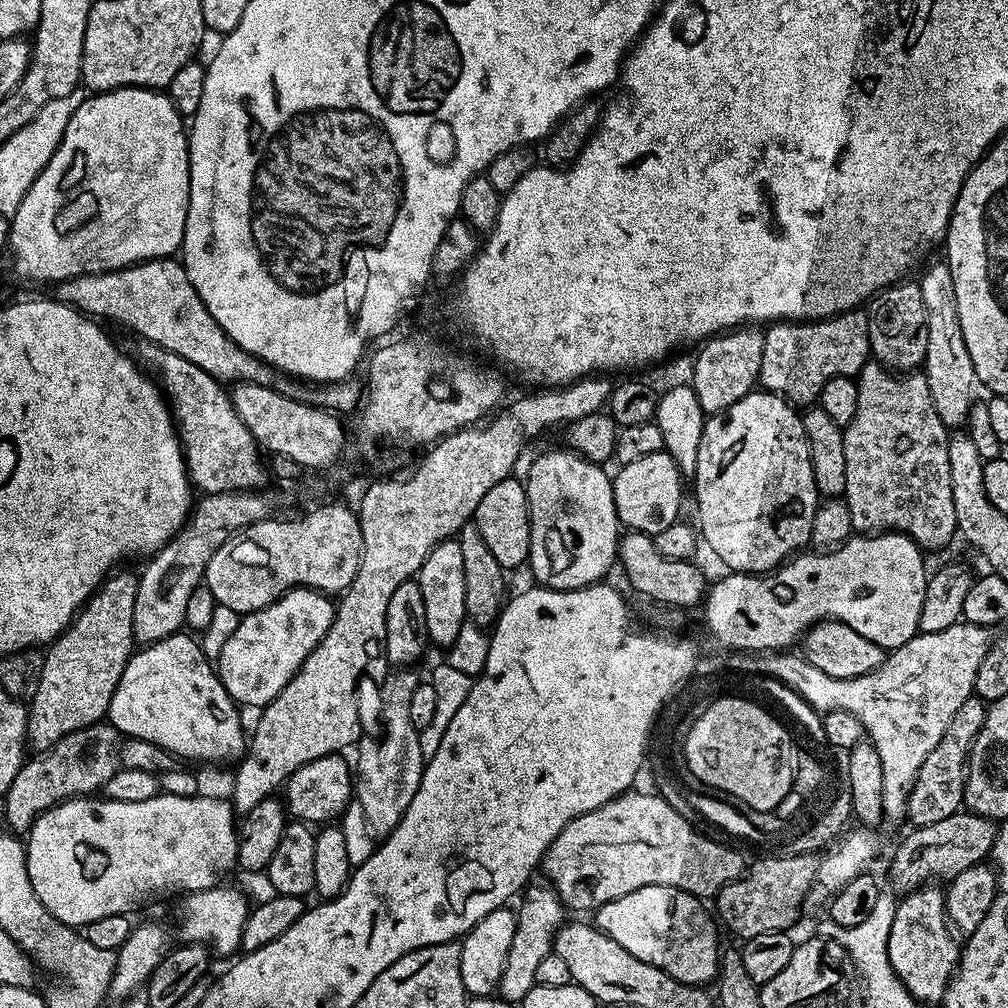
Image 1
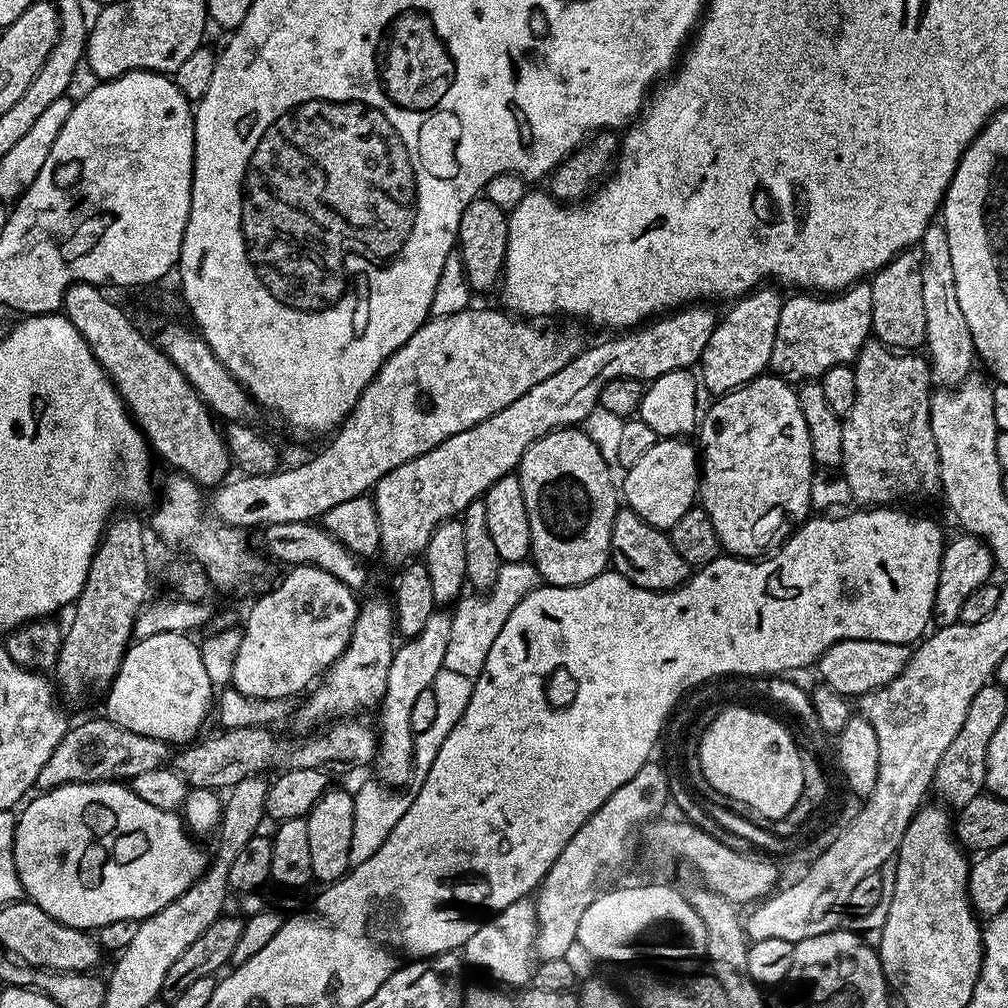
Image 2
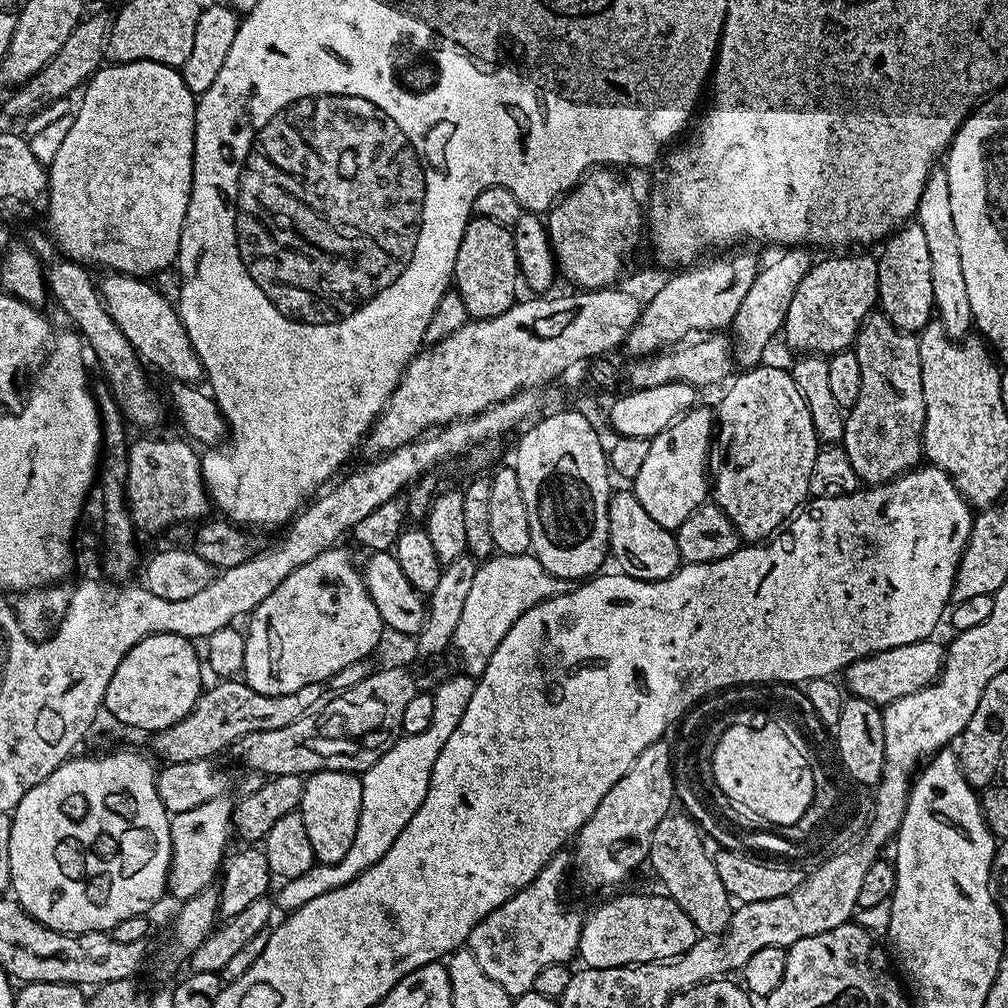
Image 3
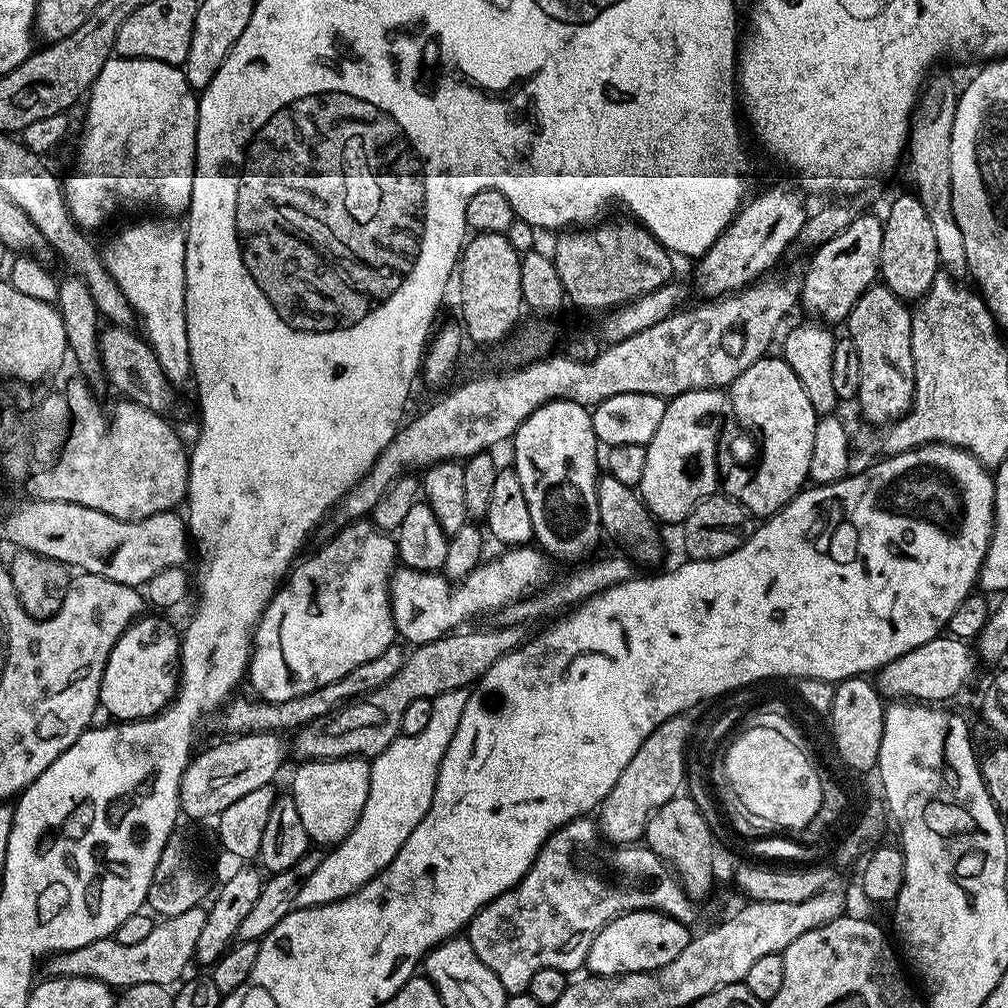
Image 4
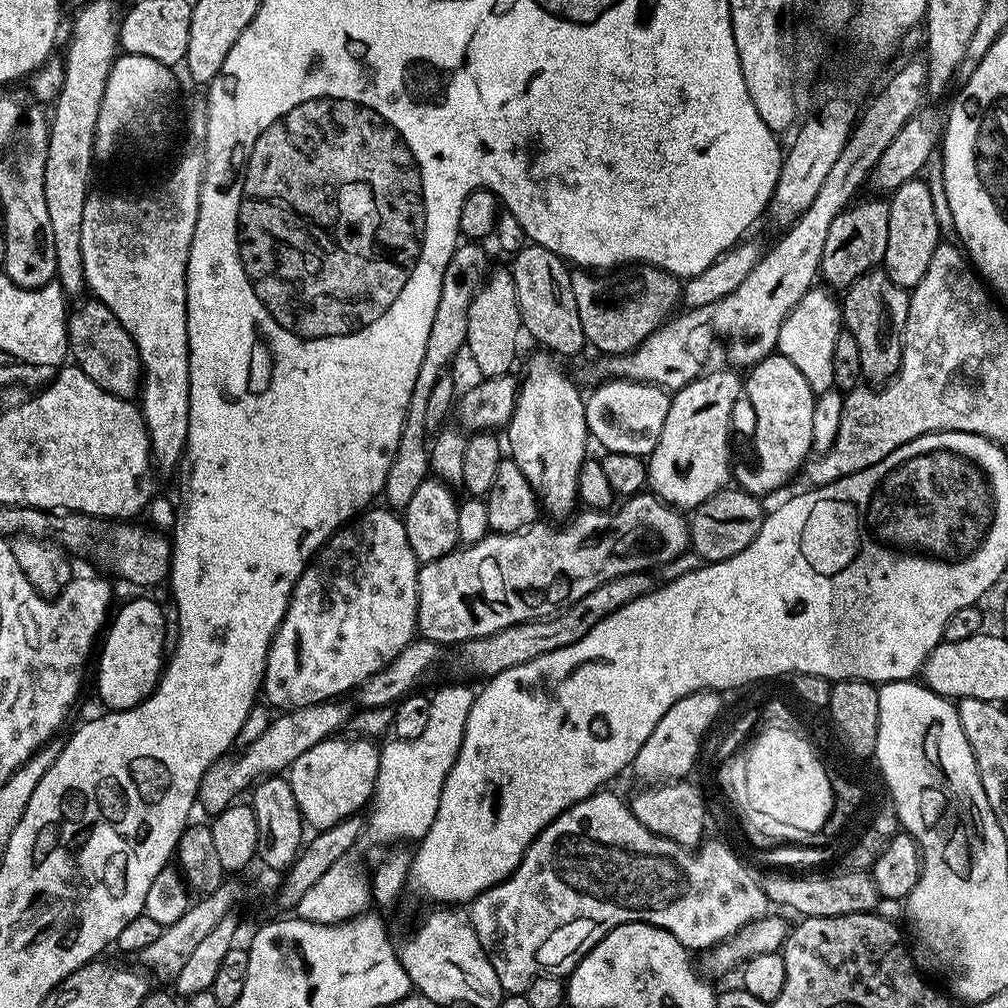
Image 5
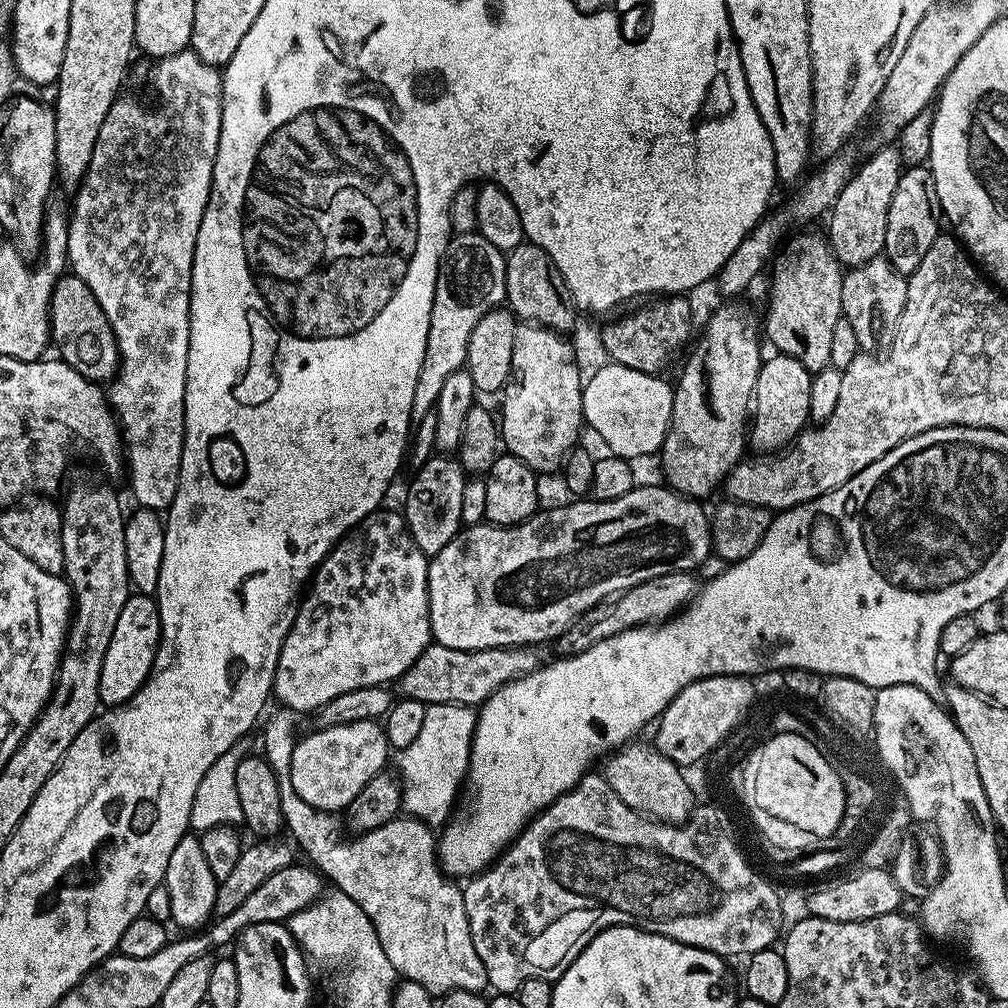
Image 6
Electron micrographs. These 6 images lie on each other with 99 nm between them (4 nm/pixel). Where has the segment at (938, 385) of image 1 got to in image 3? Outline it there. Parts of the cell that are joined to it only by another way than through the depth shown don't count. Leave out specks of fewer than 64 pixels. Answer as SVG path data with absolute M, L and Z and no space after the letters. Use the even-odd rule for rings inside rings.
M937 166L928 173L914 220L922 226L930 250L930 279L934 286L935 315L948 337L961 341L973 331L974 325L970 298L966 298L966 277L962 275L962 258L958 254L958 234L954 231L954 214L950 210L947 167Z

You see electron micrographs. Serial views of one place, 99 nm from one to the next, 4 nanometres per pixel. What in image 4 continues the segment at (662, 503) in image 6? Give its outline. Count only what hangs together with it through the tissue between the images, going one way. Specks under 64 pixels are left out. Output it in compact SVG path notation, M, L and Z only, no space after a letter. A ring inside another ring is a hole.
M512 546L501 552L504 552L501 556L480 563L466 579L459 582L449 580L440 572L397 567L390 581L392 617L397 637L408 646L429 644L457 631L467 625L464 624L467 620L483 612L499 614L511 604L548 588L554 576L553 561L539 547Z

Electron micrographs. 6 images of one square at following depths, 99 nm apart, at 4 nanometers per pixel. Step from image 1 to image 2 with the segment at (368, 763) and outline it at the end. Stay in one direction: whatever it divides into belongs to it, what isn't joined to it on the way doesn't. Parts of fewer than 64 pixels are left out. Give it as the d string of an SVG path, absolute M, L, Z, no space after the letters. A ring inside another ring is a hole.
M447 611L432 612L430 619L426 621L426 626L422 626L422 634L405 639L404 644L401 643L392 656L390 671L386 674L386 694L378 705L380 728L378 724L376 759L374 761L374 769L376 768L377 772L375 775L385 785L404 784L411 776L414 776L412 751L416 737L410 726L410 710L414 706L414 701L422 695L422 690L432 686L434 678L443 668L451 620L452 617Z

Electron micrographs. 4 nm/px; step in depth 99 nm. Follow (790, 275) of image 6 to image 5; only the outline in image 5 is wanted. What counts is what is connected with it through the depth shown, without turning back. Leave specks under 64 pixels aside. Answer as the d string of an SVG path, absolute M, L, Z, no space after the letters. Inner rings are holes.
M813 286L806 294L802 294L802 300L798 306L782 322L782 330L778 330L778 342L776 352L781 356L790 358L795 368L806 378L810 390L817 396L826 394L836 388L834 382L834 341L842 331L842 308L832 296L833 293L824 286Z

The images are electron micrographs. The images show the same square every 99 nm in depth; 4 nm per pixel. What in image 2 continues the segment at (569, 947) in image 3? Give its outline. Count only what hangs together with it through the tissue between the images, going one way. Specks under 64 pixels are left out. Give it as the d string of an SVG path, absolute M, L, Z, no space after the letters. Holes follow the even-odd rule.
M525 898L506 906L480 925L480 929L465 942L462 956L469 965L481 968L488 976L493 976L500 984L523 985L530 976L530 937L536 922L536 906L531 899Z

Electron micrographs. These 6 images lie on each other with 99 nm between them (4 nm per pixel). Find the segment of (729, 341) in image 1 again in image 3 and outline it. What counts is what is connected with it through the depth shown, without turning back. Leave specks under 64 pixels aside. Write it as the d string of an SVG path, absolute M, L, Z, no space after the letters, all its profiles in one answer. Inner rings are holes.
M790 246L783 249L780 256L764 265L757 271L755 280L750 286L749 293L742 298L738 312L730 325L732 338L736 347L736 358L744 364L743 367L755 367L761 363L762 354L773 338L783 329L786 314L789 312L790 301L798 288L802 278L812 268L814 256L804 246Z

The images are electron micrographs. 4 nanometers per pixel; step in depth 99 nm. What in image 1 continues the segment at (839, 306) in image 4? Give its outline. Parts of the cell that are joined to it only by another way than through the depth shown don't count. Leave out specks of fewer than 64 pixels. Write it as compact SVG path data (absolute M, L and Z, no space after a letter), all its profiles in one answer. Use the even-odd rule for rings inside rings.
M841 312L827 320L776 322L764 332L759 387L781 396L793 406L812 406L819 401L822 386L835 376L857 377L870 360L868 313Z

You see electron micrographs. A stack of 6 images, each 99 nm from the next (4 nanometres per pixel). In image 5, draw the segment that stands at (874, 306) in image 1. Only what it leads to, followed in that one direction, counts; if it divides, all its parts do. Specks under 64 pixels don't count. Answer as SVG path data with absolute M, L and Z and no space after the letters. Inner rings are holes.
M915 178L898 186L896 191L891 193L887 205L892 236L886 238L886 254L882 268L900 288L911 290L918 286L918 282L922 282L922 274L926 274L926 266L930 266L934 250L942 243L942 233L934 214L927 179Z

